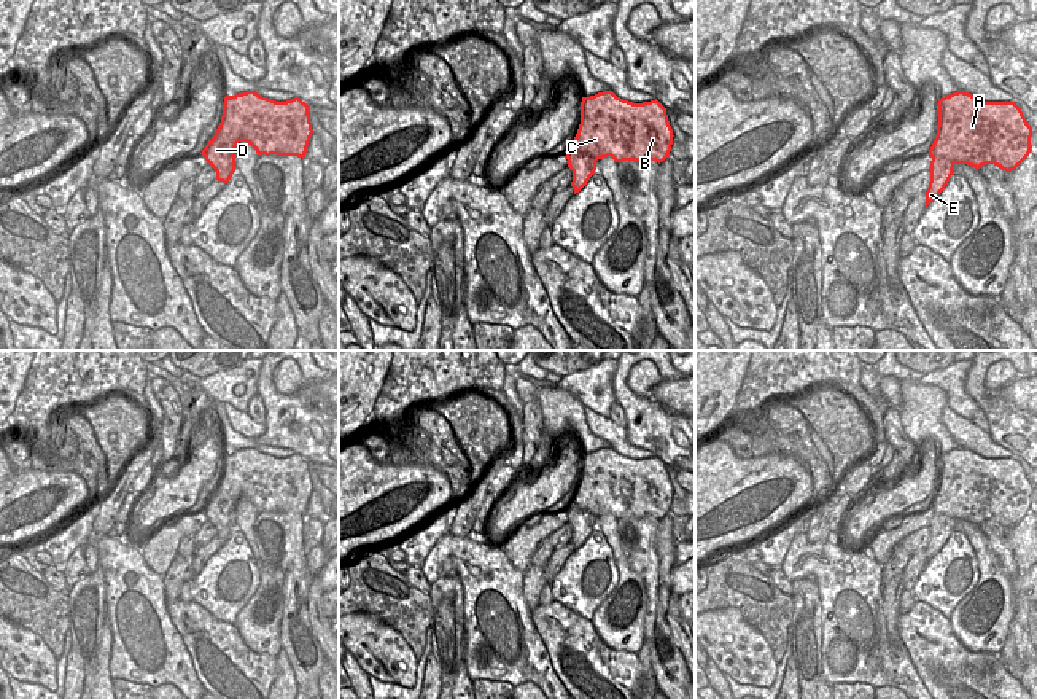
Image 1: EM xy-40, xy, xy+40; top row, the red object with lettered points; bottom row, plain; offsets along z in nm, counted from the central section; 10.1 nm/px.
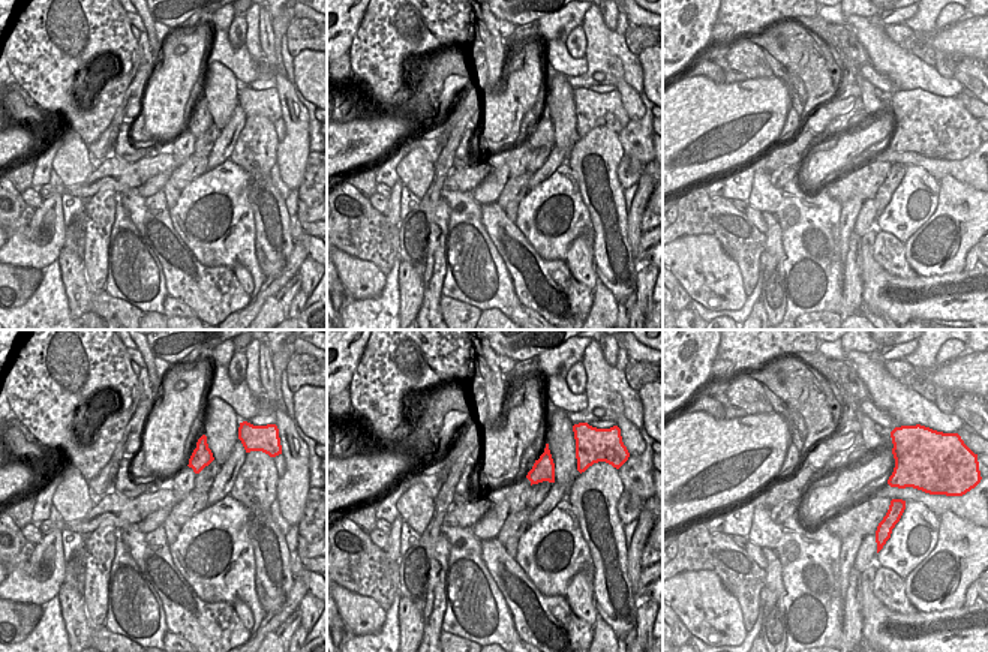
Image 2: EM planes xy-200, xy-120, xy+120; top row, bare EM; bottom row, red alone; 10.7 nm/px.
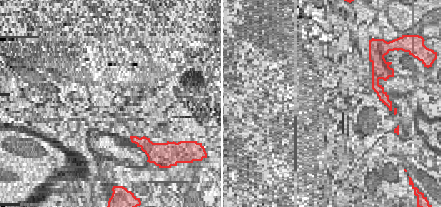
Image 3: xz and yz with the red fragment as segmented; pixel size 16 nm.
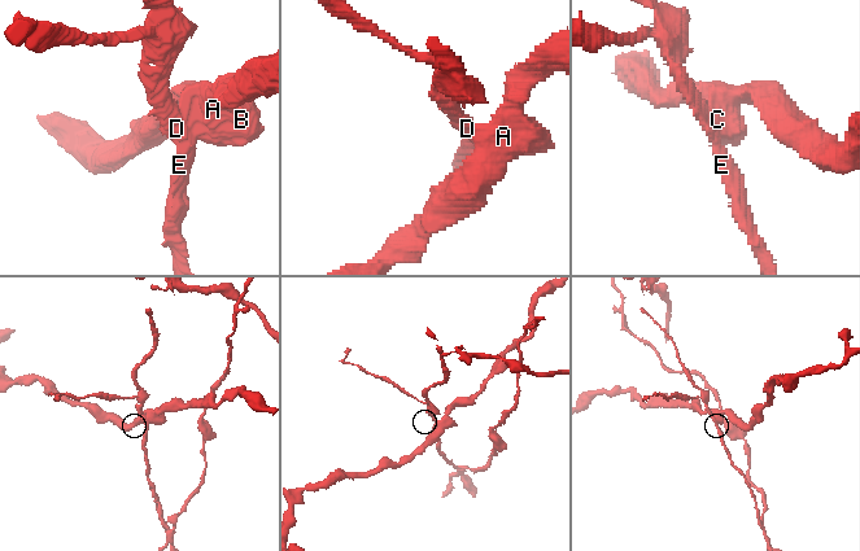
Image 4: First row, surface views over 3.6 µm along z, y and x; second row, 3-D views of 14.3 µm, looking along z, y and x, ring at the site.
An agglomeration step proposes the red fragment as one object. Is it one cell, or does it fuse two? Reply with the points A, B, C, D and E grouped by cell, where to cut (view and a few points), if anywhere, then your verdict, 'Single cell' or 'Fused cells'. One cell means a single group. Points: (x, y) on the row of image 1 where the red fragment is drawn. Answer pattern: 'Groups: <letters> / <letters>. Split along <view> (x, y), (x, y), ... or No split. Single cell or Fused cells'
Groups: A B C / D E. Split along xy+40 (929, 152), (963, 163). Fused cells

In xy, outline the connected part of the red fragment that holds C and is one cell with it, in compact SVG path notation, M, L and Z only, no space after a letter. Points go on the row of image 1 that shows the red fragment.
M603 91L582 97L573 145L596 161L611 156L616 162L660 164L670 158L673 137L666 108L657 99L633 103Z

